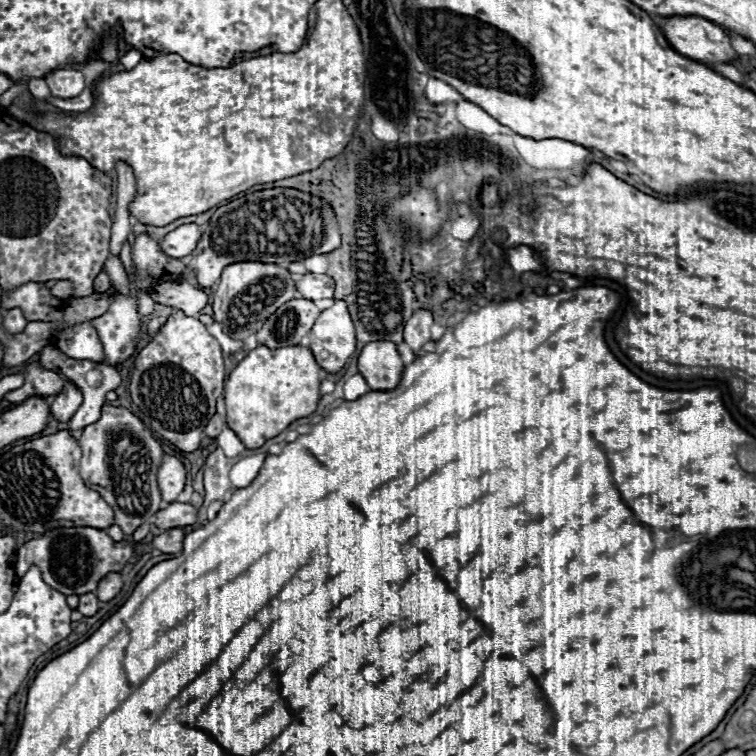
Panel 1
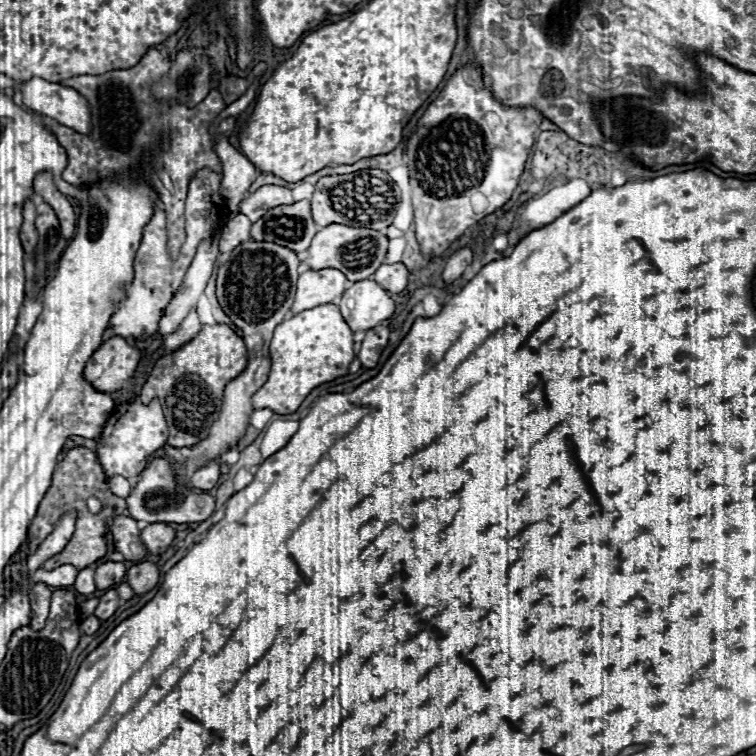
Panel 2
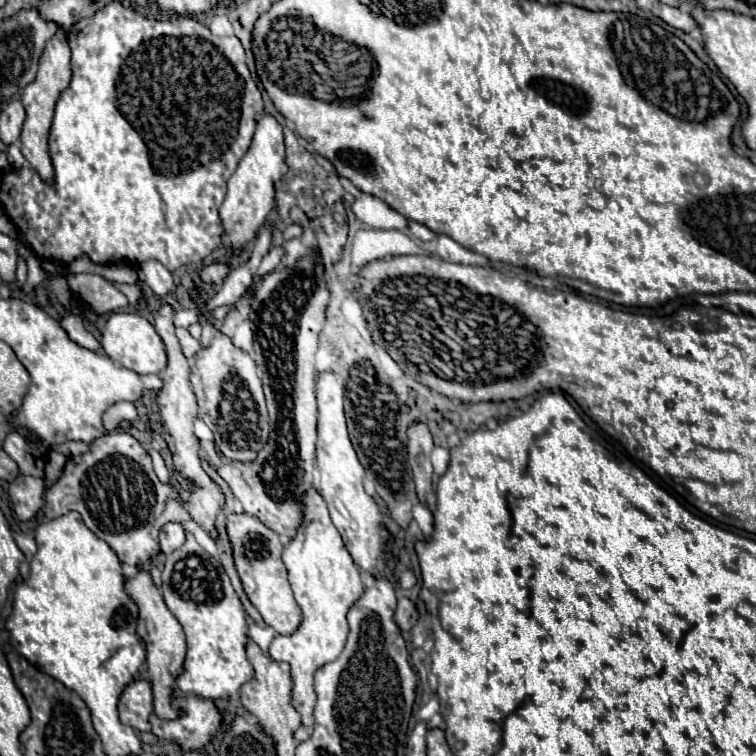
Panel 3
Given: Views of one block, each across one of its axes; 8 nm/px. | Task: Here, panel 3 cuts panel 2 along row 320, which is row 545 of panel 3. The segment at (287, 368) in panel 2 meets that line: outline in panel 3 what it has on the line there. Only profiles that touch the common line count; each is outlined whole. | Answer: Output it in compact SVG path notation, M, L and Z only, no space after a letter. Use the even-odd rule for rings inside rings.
M308 488L302 498L302 524L296 530L296 536L290 540L290 552L286 552L286 546L282 550L282 562L288 570L294 598L302 610L302 622L294 634L276 636L268 650L270 658L284 660L292 668L292 706L302 716L302 726L294 732L298 742L308 740L312 734L312 712L316 704L312 676L320 664L336 660L336 656L340 656L344 650L344 640L348 636L348 608L360 598L360 592L364 592L358 568L346 550L340 532L328 516L326 502L314 488Z

